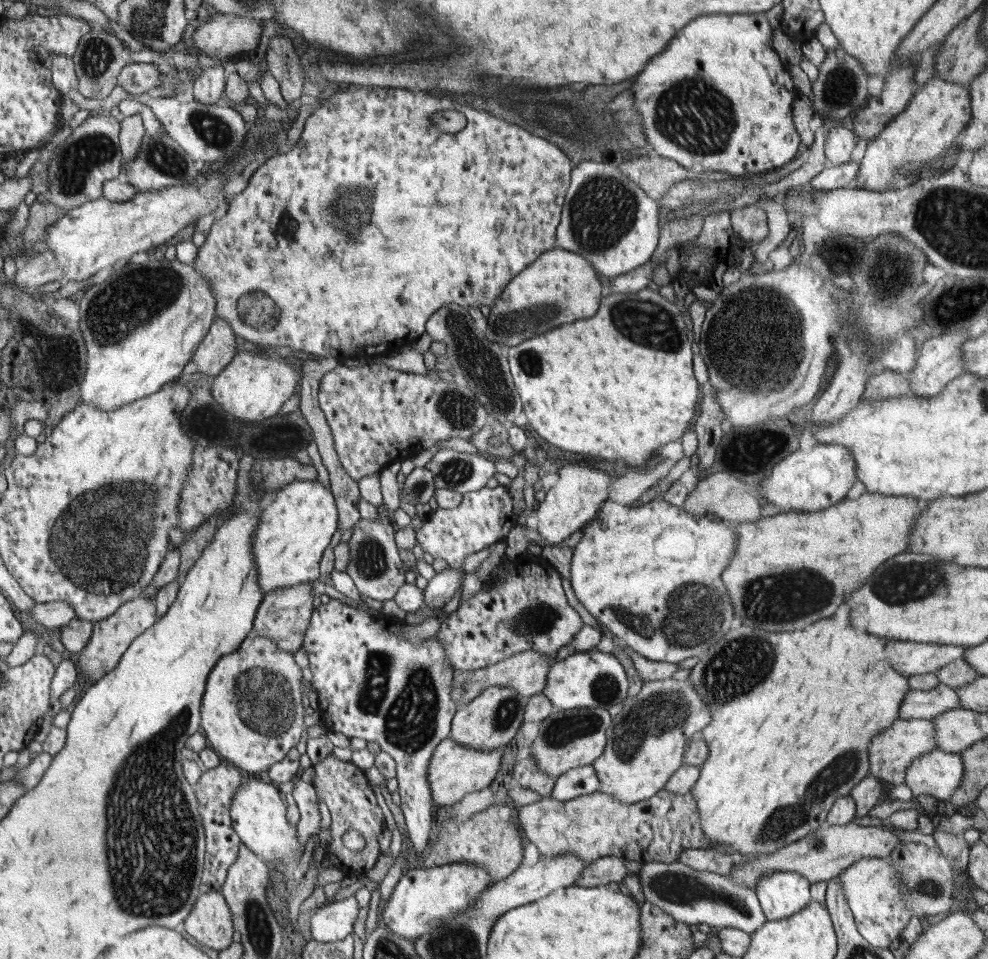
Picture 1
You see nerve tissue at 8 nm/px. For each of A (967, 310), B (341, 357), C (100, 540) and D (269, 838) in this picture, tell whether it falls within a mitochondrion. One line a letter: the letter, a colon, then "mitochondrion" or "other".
A: other
B: other
C: mitochondrion
D: other

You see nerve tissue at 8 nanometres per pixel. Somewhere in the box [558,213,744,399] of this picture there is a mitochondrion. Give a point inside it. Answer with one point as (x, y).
(648, 323)

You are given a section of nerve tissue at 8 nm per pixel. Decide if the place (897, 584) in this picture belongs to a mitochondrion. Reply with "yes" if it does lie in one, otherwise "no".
yes

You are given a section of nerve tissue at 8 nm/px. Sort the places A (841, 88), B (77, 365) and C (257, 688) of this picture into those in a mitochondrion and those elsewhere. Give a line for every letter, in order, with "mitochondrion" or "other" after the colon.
A: mitochondrion
B: mitochondrion
C: mitochondrion

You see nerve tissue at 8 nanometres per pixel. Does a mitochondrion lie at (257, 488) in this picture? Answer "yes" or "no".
no

